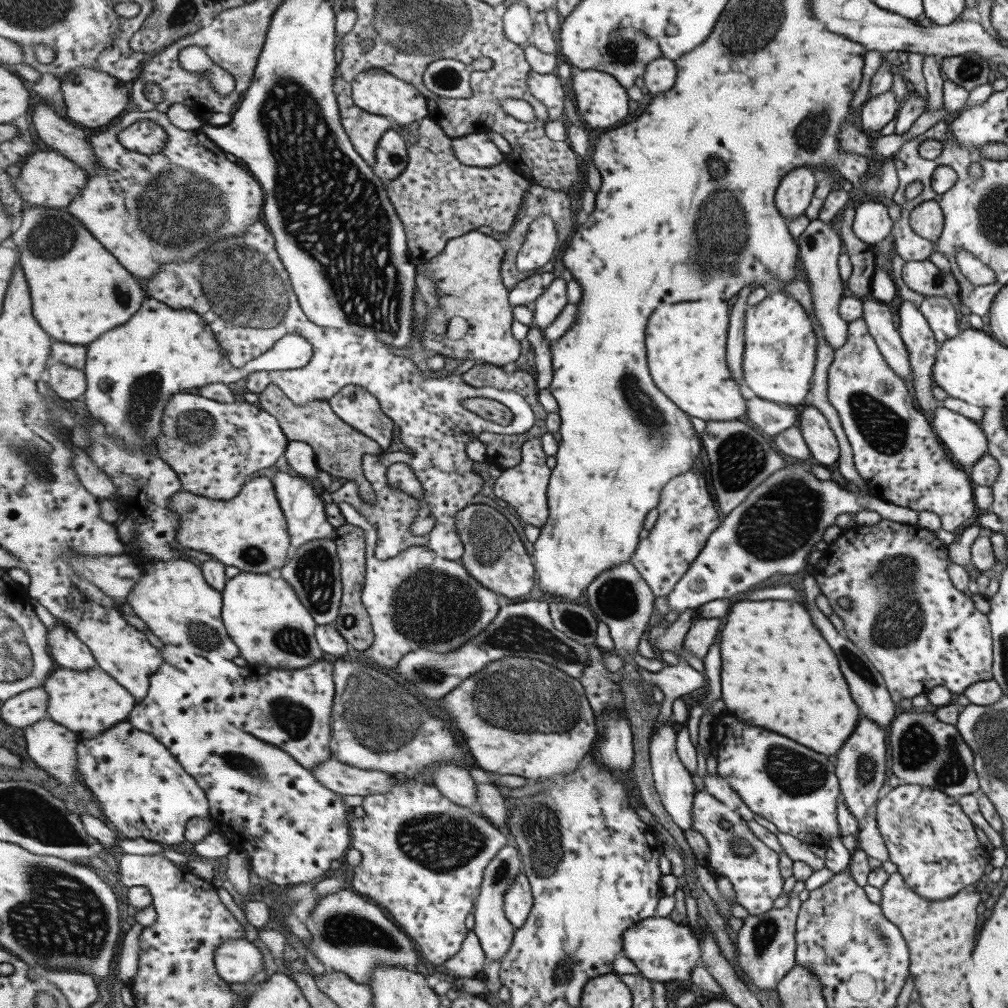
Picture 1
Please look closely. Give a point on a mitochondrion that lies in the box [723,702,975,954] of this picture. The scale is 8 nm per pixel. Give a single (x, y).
(920, 750)

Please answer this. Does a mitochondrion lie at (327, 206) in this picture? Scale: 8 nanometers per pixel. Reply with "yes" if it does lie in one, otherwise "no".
yes

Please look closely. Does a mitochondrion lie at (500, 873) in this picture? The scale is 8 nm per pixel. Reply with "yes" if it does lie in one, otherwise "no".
yes

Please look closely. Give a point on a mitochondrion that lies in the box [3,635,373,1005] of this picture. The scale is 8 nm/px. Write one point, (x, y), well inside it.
(60, 918)

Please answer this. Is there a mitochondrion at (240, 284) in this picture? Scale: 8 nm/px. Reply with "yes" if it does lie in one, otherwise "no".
yes

